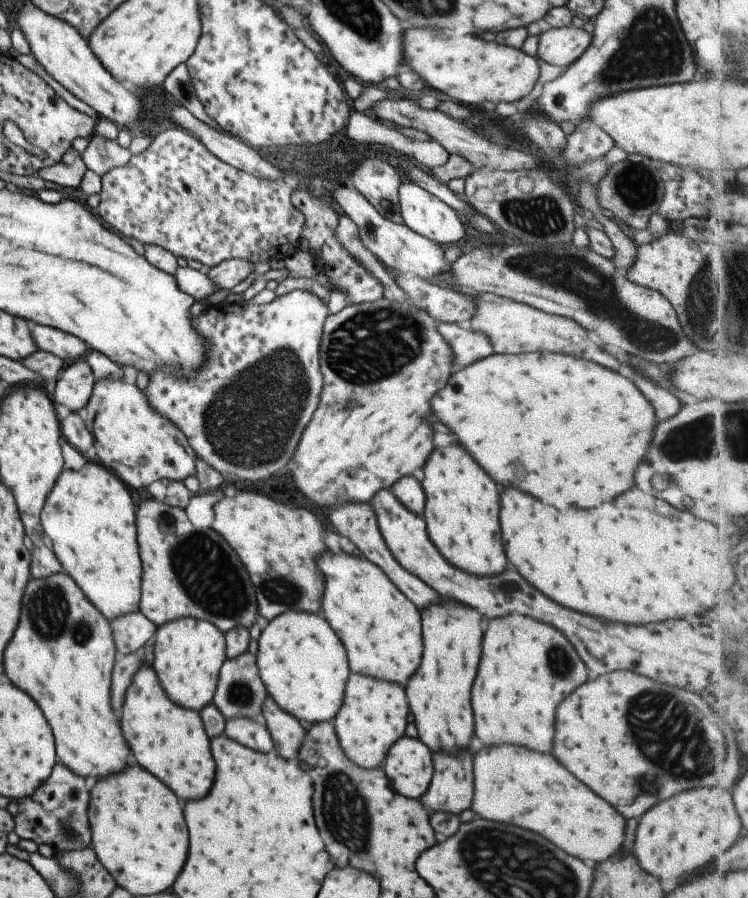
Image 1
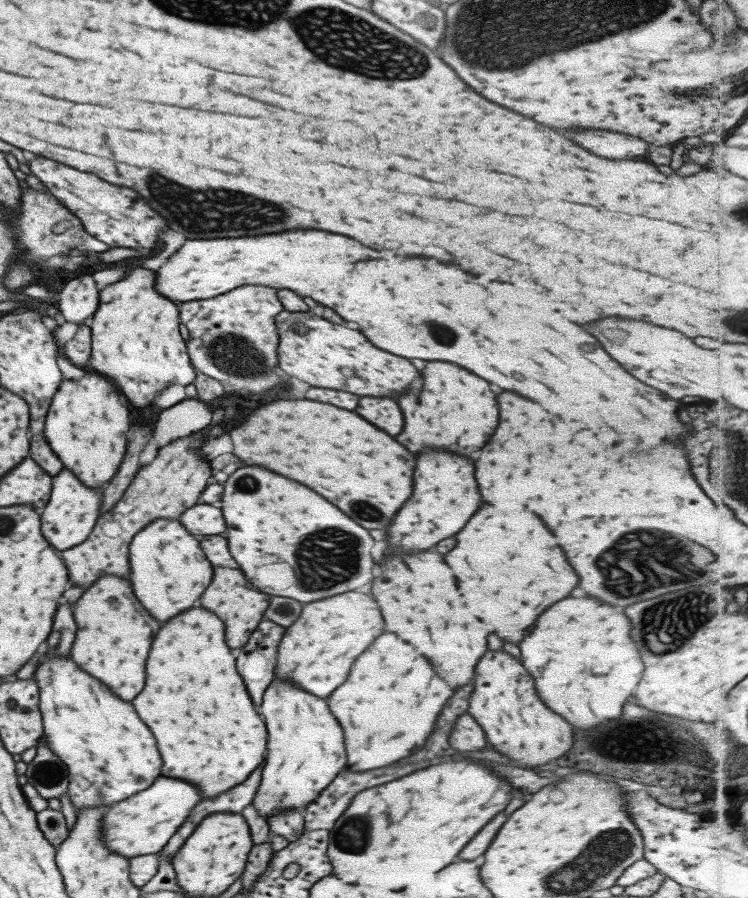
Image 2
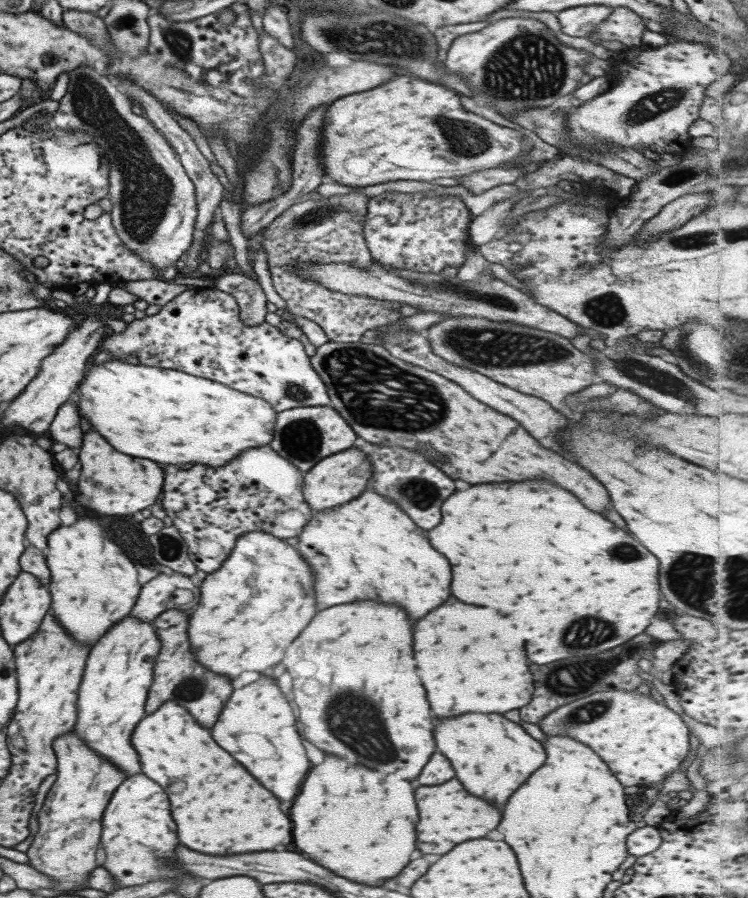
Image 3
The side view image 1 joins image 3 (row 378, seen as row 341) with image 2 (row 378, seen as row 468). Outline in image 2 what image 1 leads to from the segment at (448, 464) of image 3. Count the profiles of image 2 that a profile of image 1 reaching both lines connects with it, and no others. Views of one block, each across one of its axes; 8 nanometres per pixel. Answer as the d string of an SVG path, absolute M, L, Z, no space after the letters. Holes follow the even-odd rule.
M283 309L274 316L274 321L278 334L277 366L287 376L309 386L345 390L357 396L397 398L417 378L417 370L405 358L377 348L358 330L330 323L311 310L287 312Z

